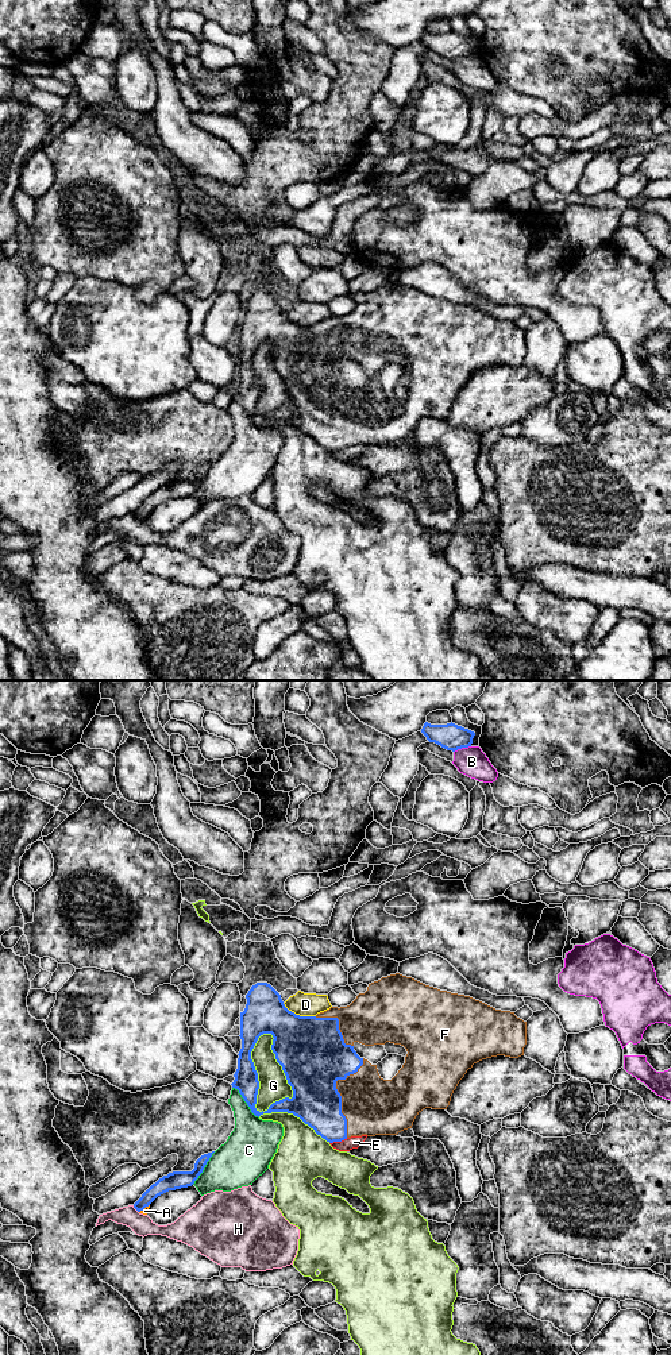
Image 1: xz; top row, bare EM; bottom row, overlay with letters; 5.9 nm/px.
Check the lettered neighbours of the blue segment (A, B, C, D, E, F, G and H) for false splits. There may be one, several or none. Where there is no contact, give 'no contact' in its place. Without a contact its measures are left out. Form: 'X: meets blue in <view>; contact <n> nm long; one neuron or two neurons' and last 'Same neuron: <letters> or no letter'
A: meets blue in xz; contact 80 nm long; two neurons
B: meets blue in xz; contact 110 nm long; two neurons
C: meets blue in xz; contact 240 nm long; two neurons
D: meets blue in xz; contact 220 nm long; two neurons
E: meets blue in xz; contact 120 nm long; two neurons
F: meets blue in xz; contact 480 nm long; one neuron
G: meets blue in xz; contact 750 nm long; two neurons
H: meets blue in xz; contact 60 nm long; two neurons
Same neuron: F

